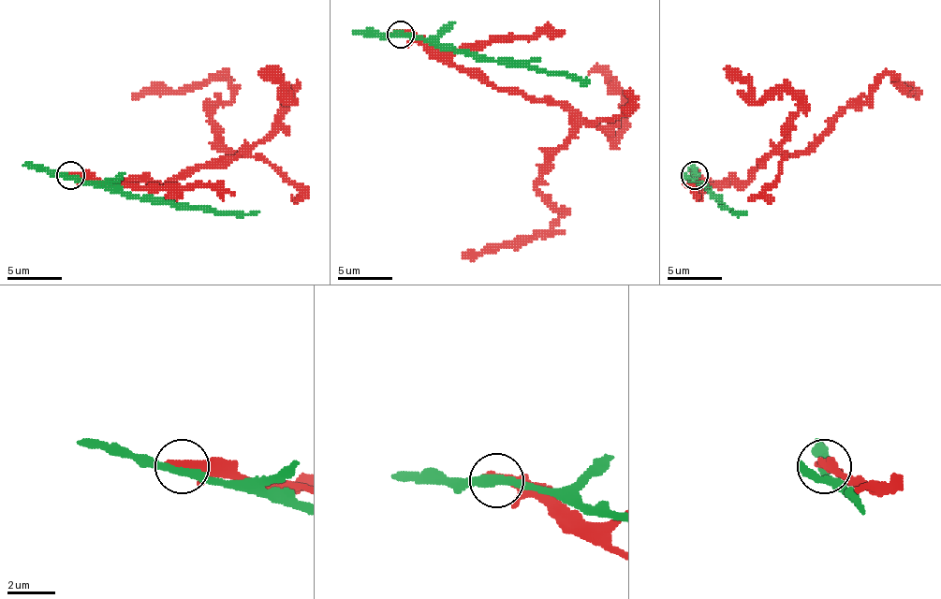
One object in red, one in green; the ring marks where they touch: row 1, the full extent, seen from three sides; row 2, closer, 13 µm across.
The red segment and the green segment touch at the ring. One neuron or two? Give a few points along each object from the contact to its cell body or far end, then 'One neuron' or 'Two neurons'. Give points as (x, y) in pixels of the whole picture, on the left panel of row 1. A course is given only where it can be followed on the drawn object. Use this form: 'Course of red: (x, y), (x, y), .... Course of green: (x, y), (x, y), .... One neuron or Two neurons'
Course of red: (69, 176), (160, 184), (242, 153), (217, 135), (207, 108), (231, 99), (223, 74), (133, 99). Course of green: (69, 176), (83, 182), (105, 182), (124, 192), (166, 203), (187, 203), (210, 211), (245, 214), (258, 211). Two neurons

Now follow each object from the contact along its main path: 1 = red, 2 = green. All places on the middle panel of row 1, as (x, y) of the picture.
1: (400, 34), (421, 36), (498, 88), (569, 112), (572, 135), (536, 187), (562, 211), (553, 226), (463, 255)
2: (400, 34), (413, 38), (435, 38), (454, 50), (495, 61), (518, 61), (539, 69), (575, 74), (589, 82)

